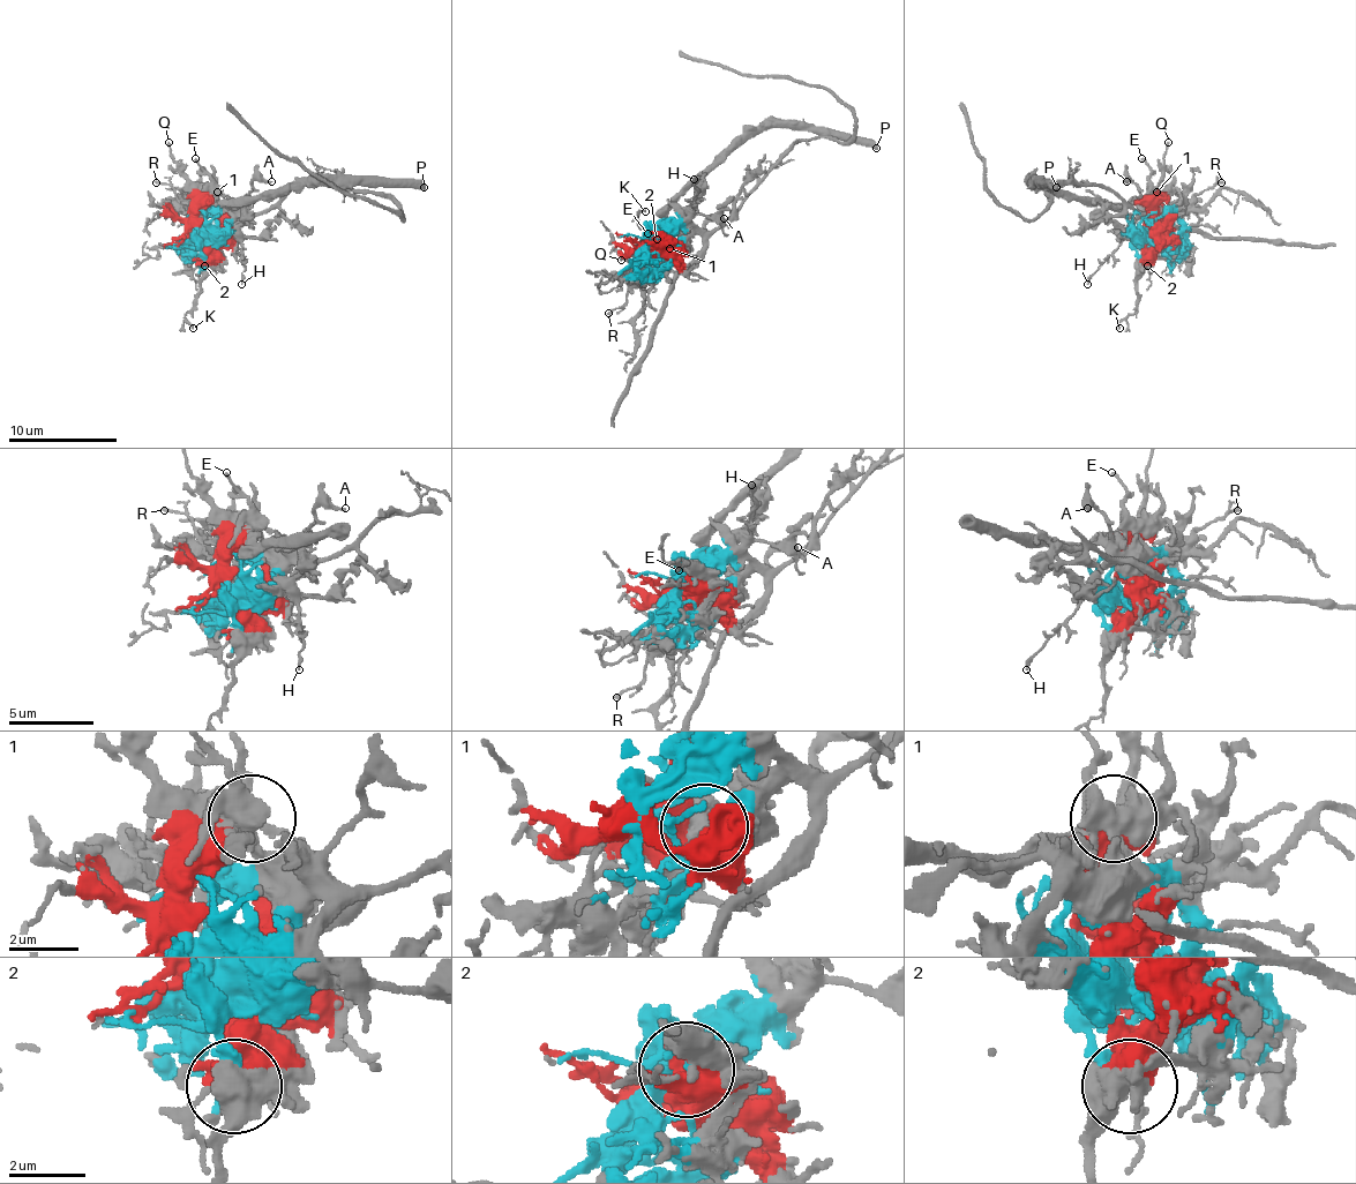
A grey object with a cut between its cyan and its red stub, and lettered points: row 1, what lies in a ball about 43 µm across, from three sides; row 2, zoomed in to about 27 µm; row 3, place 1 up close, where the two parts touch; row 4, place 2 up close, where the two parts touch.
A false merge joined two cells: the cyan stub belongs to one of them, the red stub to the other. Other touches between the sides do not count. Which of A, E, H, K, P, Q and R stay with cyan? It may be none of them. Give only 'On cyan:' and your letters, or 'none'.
On cyan: A, E, H, R

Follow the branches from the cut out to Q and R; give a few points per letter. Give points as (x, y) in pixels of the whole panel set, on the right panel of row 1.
Q: (1154, 233), (1154, 193), (1168, 141)
R: (1154, 233), (1165, 231), (1174, 223), (1170, 217), (1176, 220), (1200, 193), (1222, 182)

